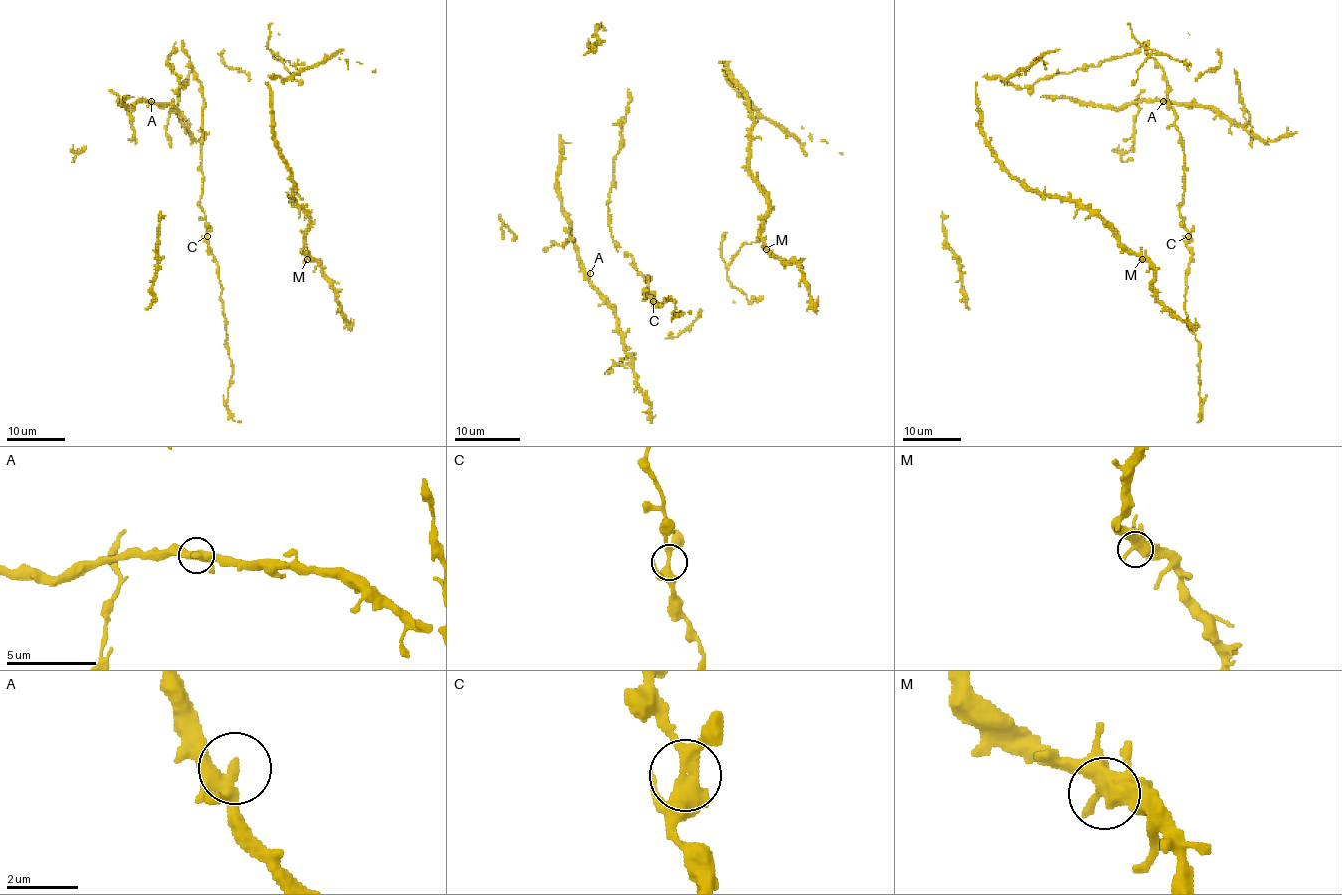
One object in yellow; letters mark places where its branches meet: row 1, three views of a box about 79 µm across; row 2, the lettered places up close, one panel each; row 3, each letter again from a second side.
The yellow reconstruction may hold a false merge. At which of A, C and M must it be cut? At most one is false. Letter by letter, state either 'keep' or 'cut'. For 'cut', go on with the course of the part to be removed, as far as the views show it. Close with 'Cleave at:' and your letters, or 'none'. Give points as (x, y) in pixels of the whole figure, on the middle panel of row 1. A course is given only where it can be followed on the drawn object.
A: keep
C: keep
M: keep
Cleave at: none

